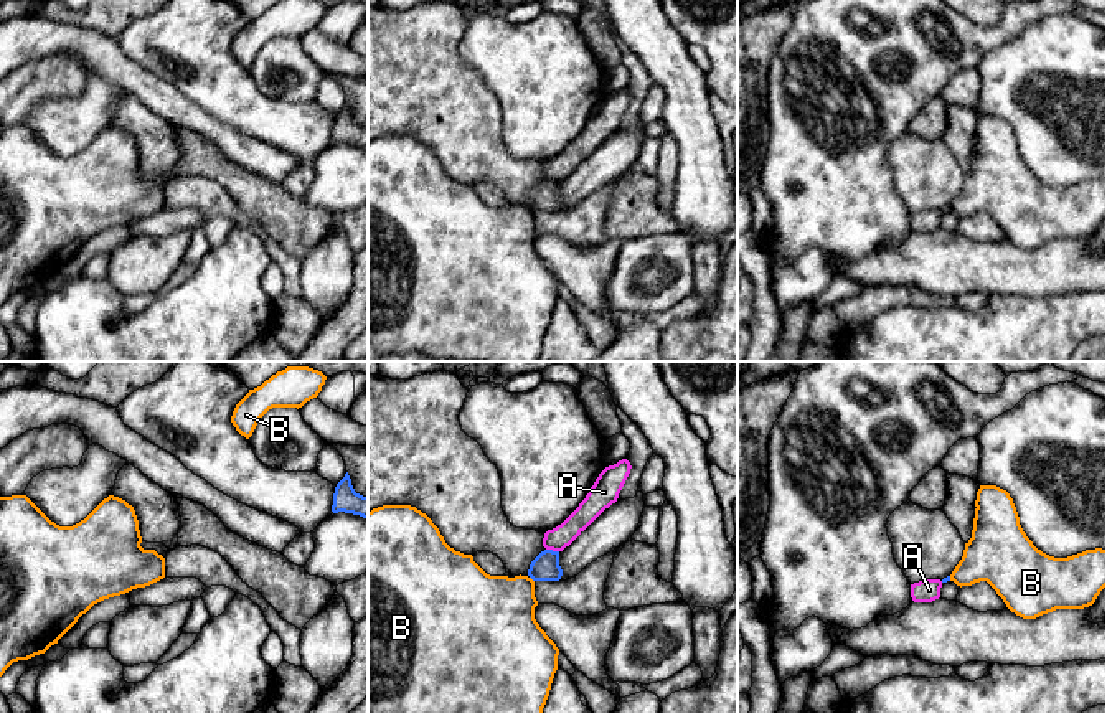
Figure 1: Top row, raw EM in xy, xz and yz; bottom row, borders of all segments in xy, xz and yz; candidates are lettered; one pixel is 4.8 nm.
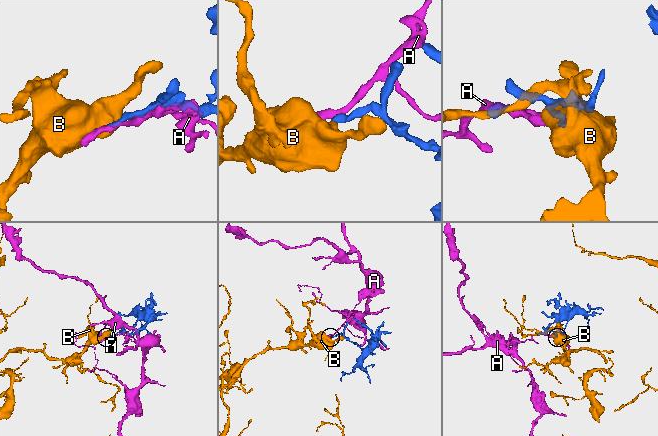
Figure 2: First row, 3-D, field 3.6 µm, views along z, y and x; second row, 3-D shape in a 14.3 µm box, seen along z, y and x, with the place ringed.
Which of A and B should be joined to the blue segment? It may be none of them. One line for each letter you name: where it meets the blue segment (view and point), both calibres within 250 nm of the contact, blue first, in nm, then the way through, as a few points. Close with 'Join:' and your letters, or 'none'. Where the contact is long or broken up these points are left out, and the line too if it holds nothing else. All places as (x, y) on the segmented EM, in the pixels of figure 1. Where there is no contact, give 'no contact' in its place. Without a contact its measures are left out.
Join: none

